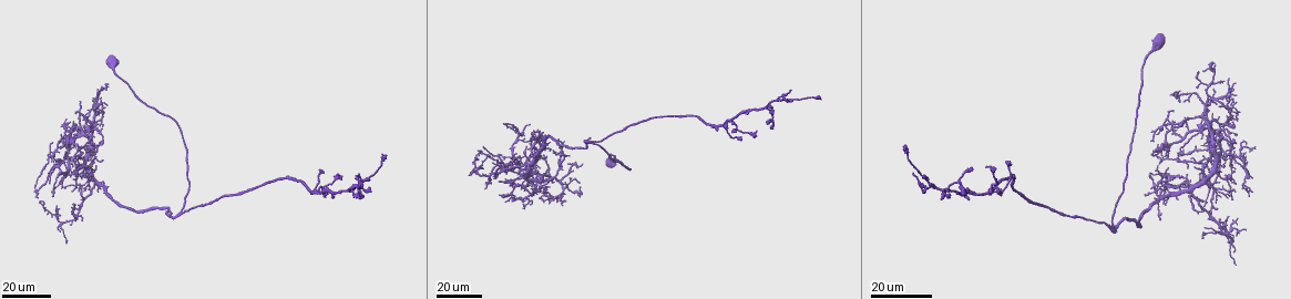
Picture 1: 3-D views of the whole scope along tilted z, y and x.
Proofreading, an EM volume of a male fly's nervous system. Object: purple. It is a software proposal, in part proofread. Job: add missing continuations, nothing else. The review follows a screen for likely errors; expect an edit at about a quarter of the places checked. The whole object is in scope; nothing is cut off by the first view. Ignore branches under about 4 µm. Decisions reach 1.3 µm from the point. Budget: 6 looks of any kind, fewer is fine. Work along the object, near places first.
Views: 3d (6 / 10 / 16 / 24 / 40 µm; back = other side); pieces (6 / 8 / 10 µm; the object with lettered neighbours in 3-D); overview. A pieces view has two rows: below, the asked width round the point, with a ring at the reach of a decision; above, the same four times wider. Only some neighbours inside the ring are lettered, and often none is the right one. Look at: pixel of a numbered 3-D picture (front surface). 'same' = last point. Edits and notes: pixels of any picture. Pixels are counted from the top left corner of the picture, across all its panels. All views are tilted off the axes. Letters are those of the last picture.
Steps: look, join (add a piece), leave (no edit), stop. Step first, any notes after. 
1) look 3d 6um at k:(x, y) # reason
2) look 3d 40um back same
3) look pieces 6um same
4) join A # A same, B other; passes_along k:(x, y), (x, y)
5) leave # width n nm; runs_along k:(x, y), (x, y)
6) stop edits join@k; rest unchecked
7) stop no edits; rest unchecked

look 3d 40um at 1:(1205, 228) # an open end

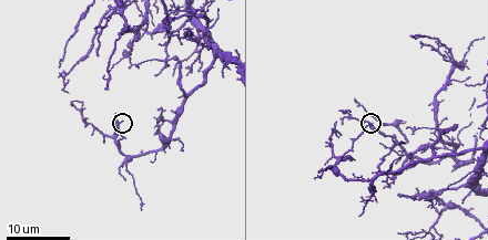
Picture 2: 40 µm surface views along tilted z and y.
look pieces 8um at 2:(122, 121)

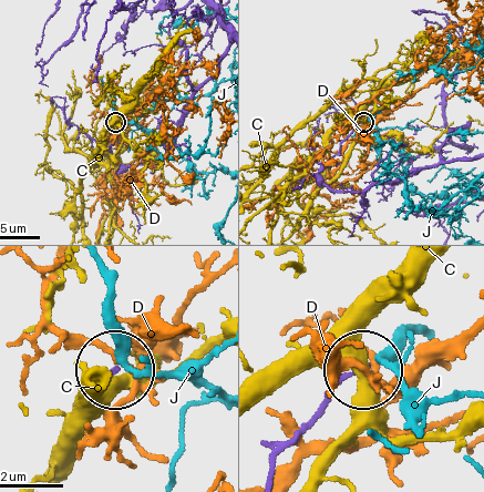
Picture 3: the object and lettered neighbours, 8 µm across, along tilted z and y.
leave # C other, D other, J other; none of them fits

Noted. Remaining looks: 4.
look 3d 16um at 2:(480, 105) # an open end

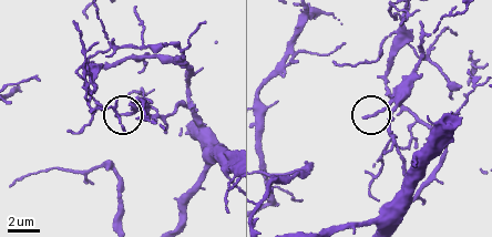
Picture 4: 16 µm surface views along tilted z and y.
look pieces 6um at 4:(364, 117)

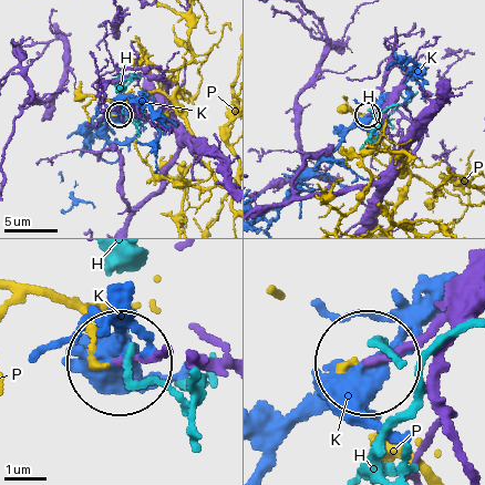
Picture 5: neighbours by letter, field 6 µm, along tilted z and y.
leave # H other, K other, P other; runs_along 5:(456, 425), (423, 346), (363, 358); no lettered piece goes on from it

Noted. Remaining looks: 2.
look 3d 24um at 1:(369, 185)

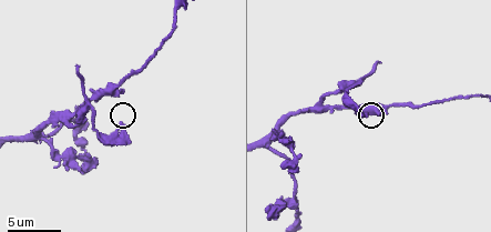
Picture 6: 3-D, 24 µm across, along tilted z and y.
look pieces 6um at 6:(119, 124)

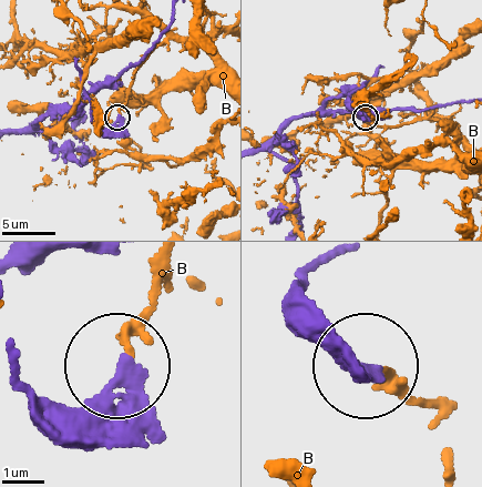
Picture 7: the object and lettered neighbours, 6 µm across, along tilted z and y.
leave # B other; runs_along 7:(18, 375), (69, 406), (99, 393), (113, 365); no lettered piece goes on from it

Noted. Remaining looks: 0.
stop no edits; rest unchecked

